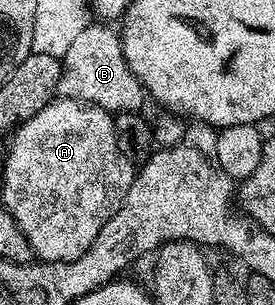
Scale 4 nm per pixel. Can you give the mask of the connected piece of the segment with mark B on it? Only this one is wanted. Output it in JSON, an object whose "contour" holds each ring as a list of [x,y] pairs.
{"contour":[[[91,24],[76,36],[76,41],[68,47],[68,52],[60,60],[60,84],[58,98],[71,98],[77,102],[87,102],[89,106],[98,106],[101,110],[117,112],[120,110],[141,111],[144,91],[140,80],[128,68],[124,60],[122,40],[117,29],[110,24]]]}

